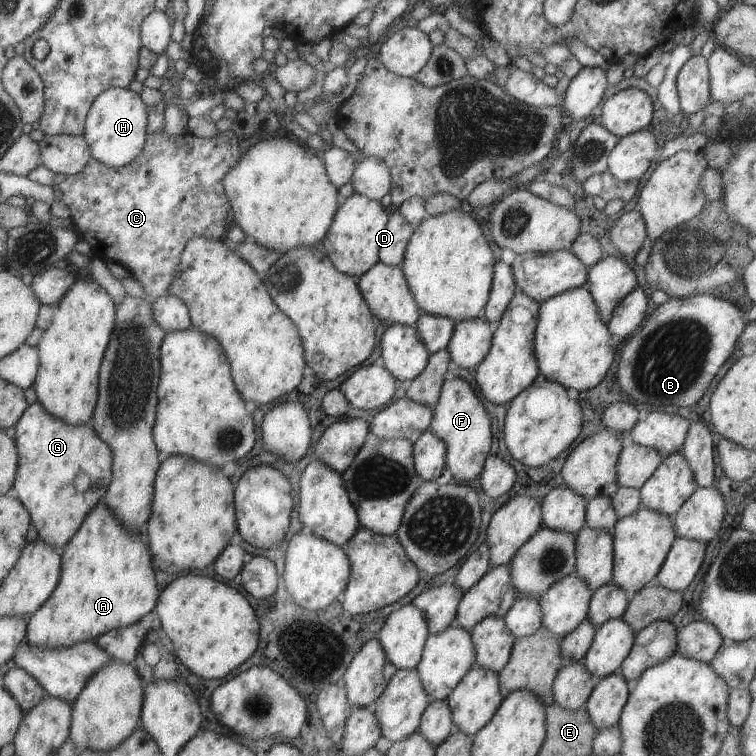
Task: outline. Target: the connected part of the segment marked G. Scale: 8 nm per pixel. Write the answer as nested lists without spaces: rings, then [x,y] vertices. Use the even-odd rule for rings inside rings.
[[[37,401],[27,405],[23,414],[17,419],[14,424],[13,440],[18,458],[15,478],[12,482],[17,492],[16,499],[27,509],[31,522],[38,532],[37,538],[60,550],[73,536],[89,510],[102,500],[110,481],[113,450],[91,430],[88,422],[70,425],[49,414]],[[80,472],[84,472],[90,480],[84,492],[77,492],[73,487],[73,478]]]

